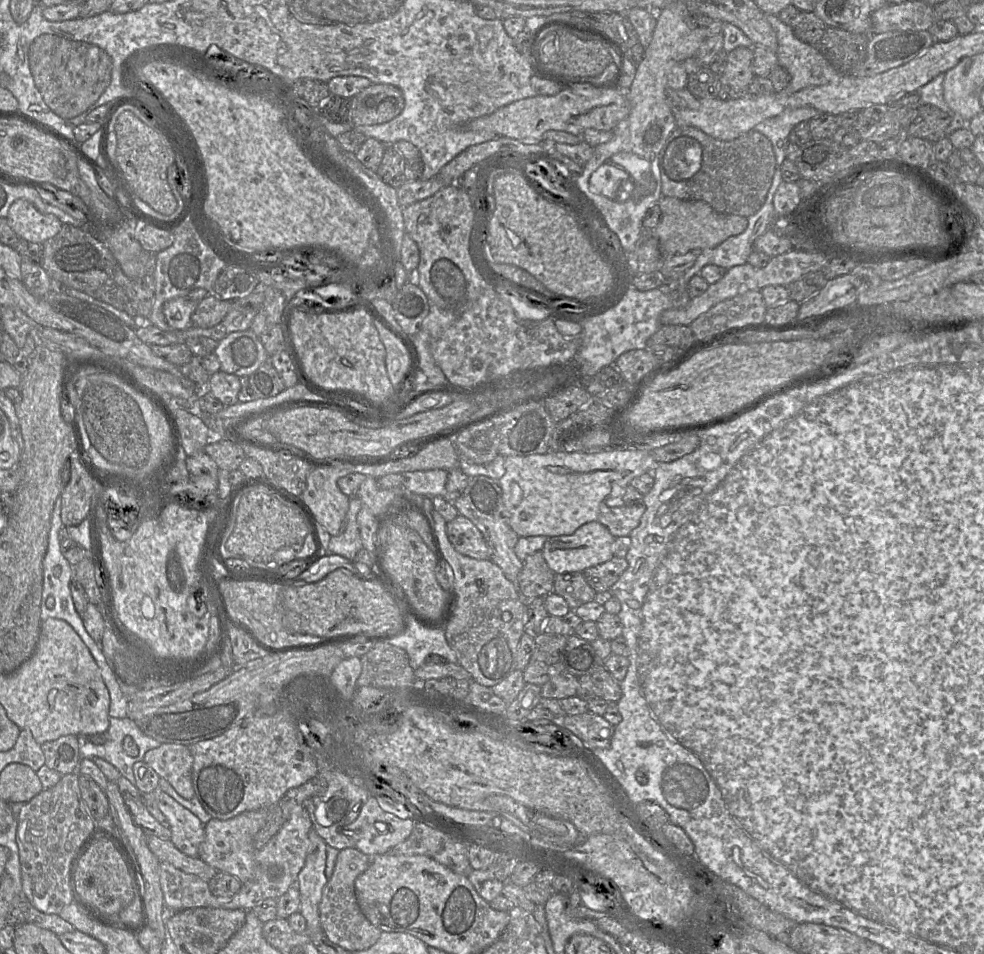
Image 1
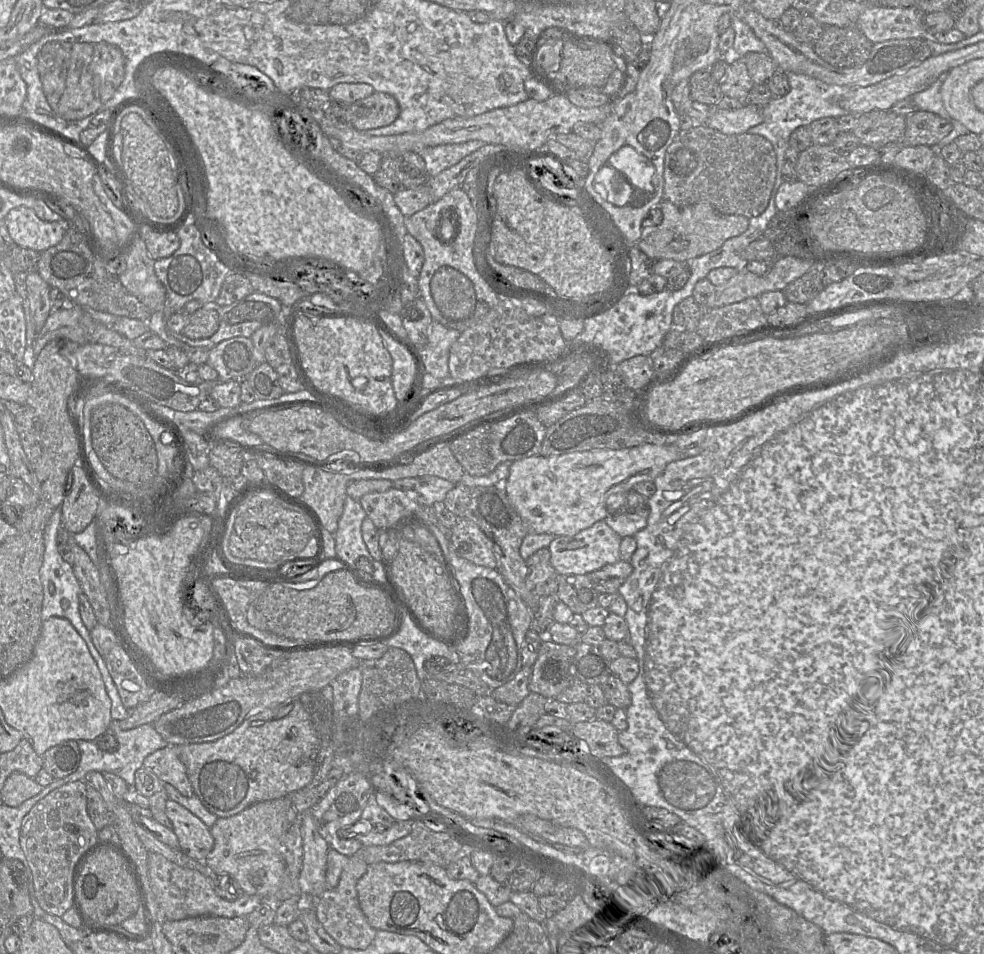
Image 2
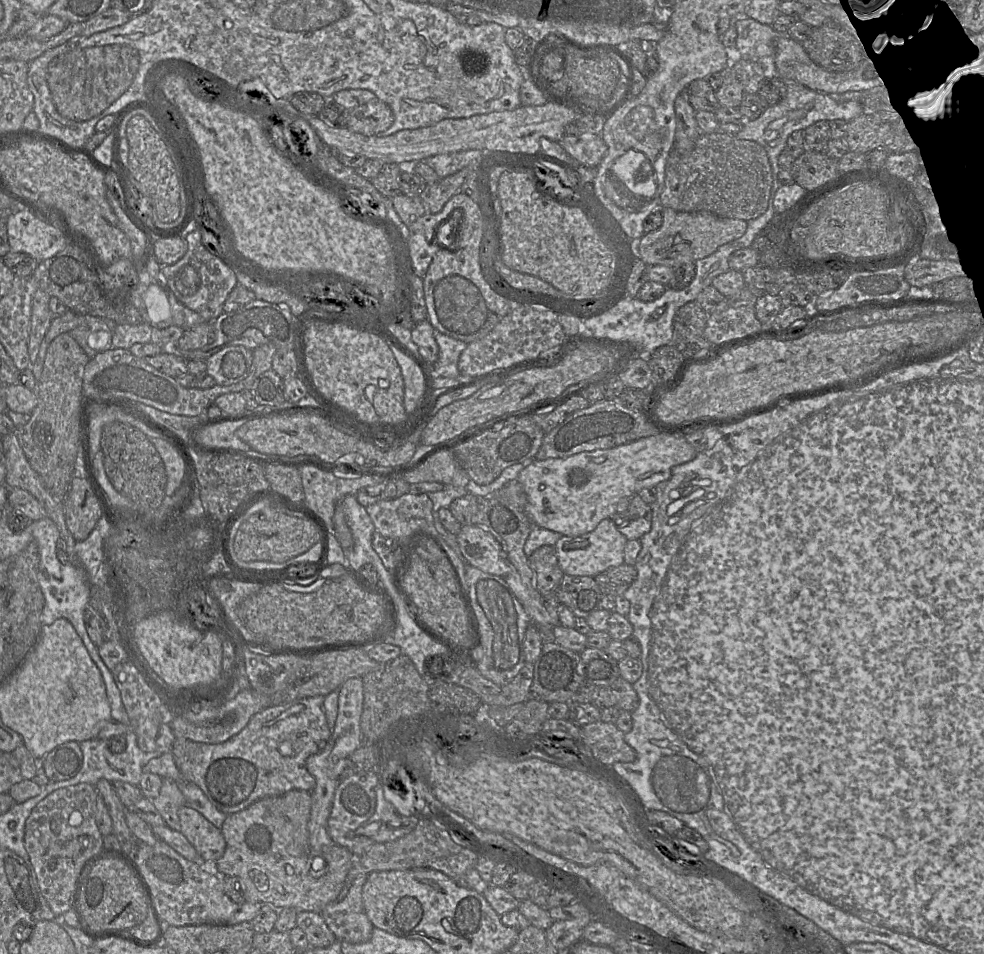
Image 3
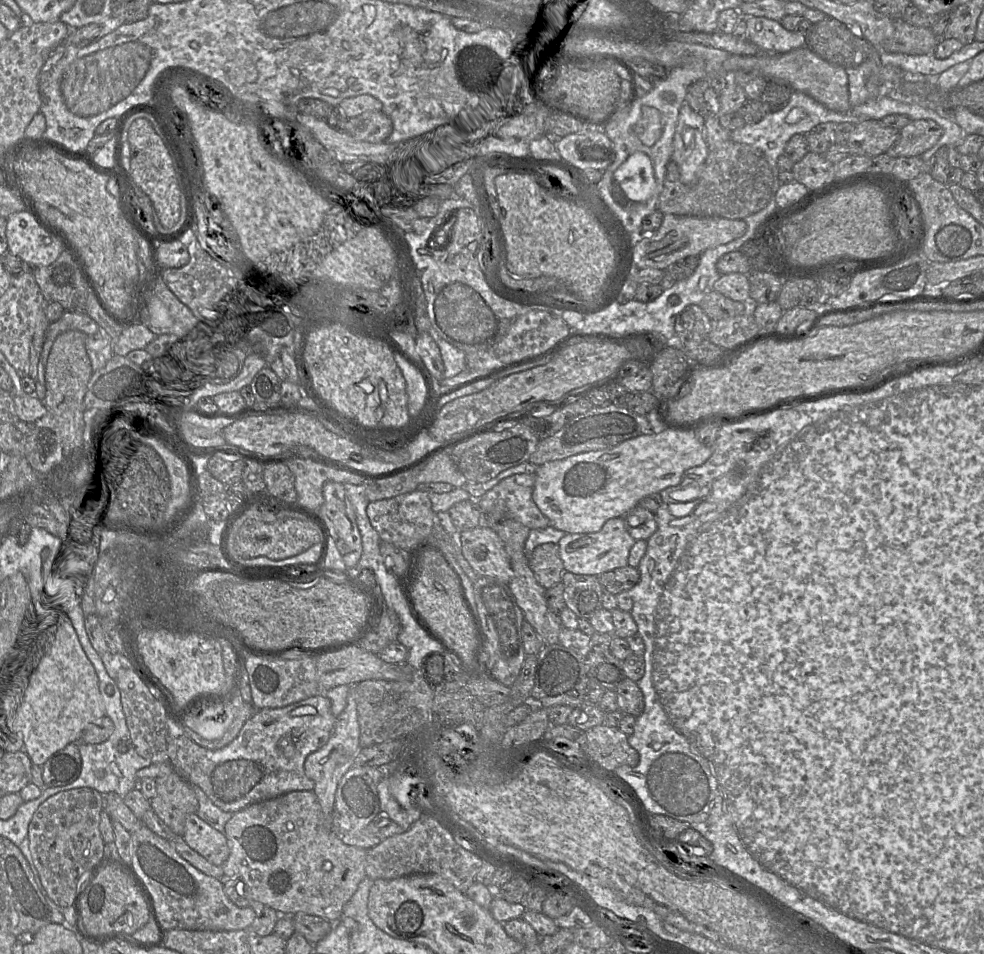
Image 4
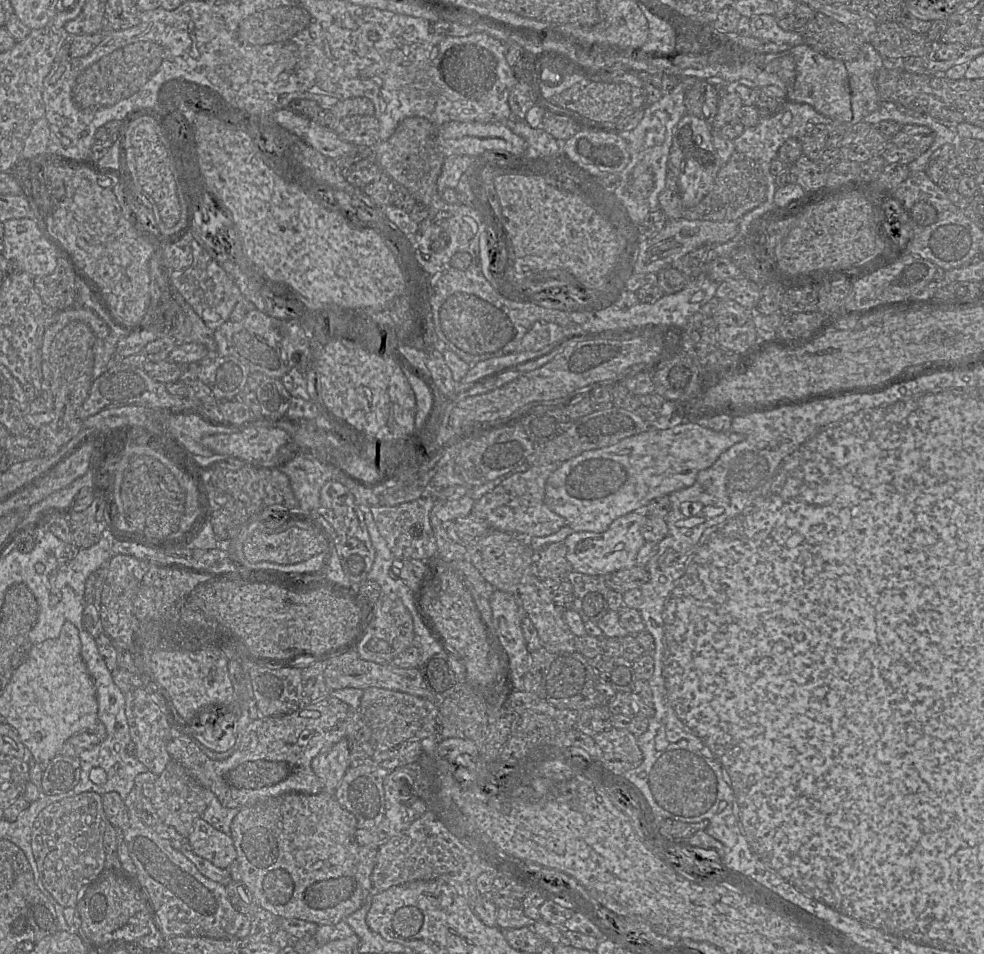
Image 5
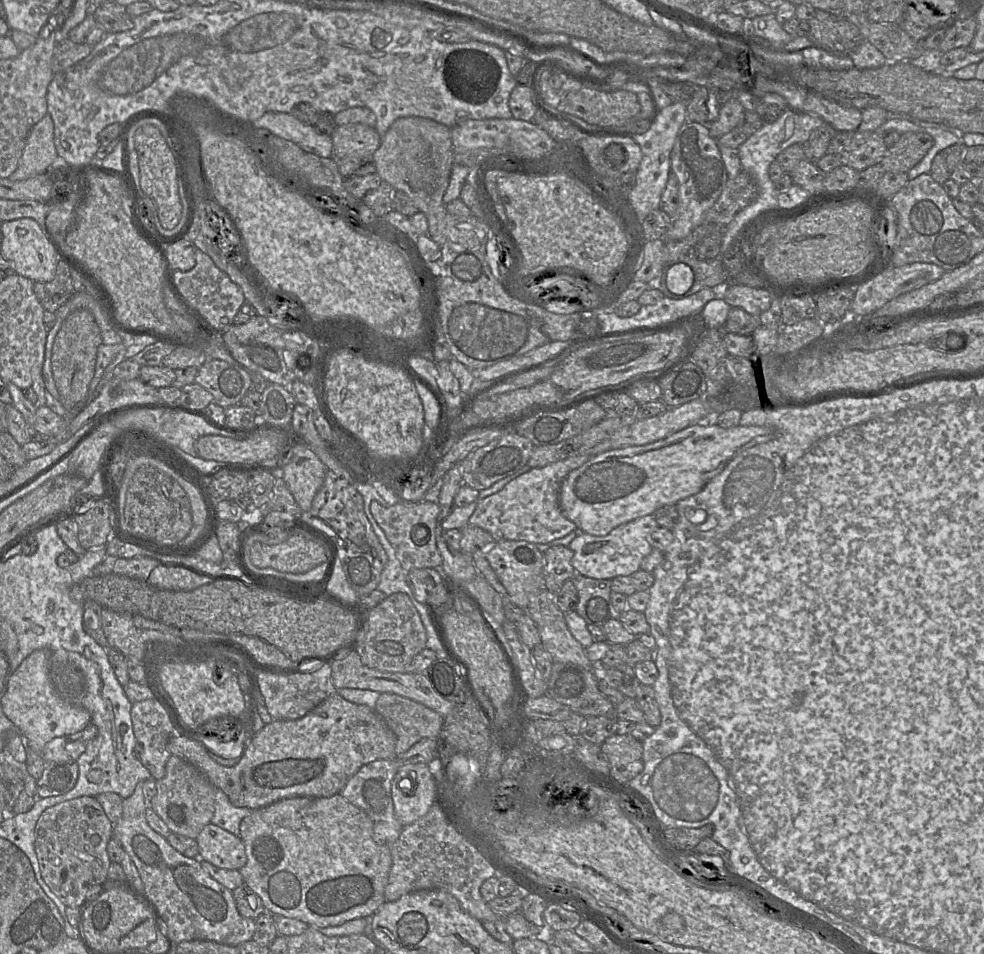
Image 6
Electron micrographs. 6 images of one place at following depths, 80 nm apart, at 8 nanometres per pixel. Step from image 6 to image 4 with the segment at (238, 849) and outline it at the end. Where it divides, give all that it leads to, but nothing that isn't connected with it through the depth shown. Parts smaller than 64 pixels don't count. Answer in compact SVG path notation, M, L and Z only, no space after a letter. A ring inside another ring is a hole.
M196 813L186 817L183 838L193 850L216 866L222 866L229 857L225 834L211 827Z

